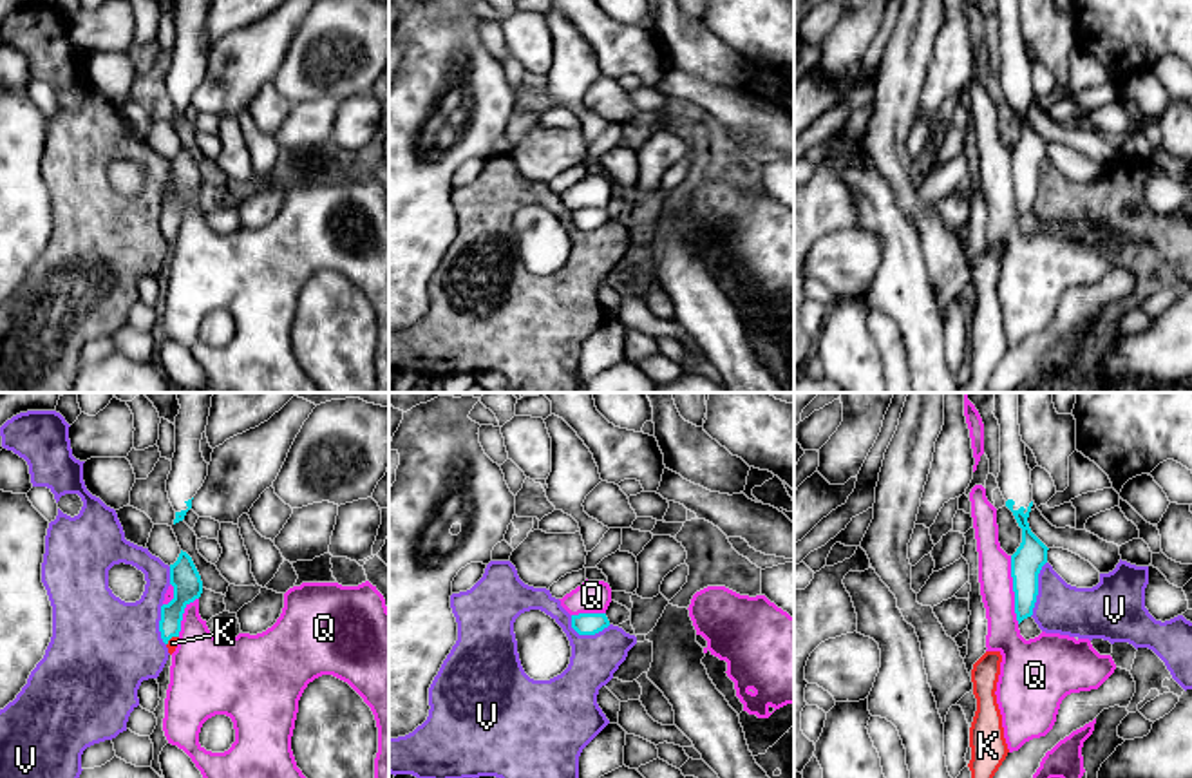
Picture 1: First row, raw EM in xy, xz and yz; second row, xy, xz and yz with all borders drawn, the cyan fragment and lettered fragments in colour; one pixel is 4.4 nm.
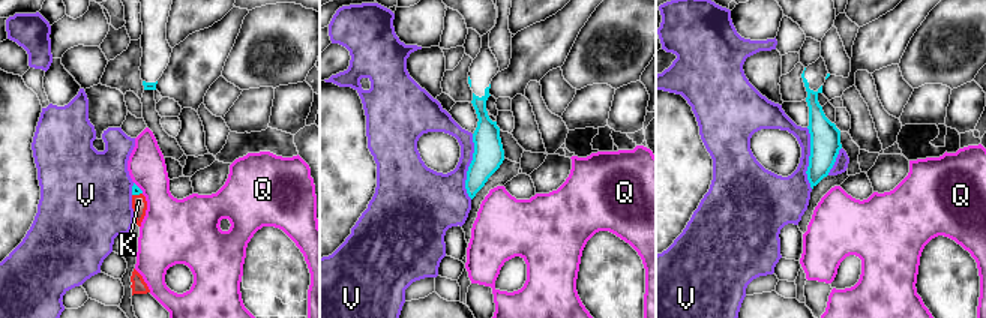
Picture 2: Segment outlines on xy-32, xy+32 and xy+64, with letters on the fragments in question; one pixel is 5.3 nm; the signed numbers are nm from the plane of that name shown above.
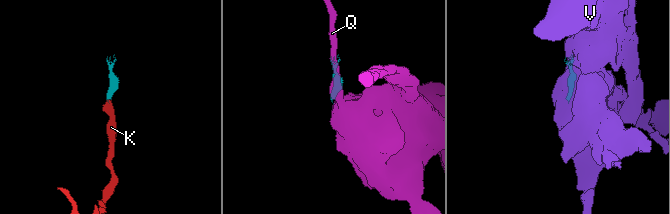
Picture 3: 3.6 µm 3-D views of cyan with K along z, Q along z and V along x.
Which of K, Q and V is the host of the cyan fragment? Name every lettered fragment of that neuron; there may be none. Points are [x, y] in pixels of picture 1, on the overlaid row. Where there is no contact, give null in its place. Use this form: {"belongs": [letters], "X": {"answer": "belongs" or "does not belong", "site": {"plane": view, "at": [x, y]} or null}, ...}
{"belongs": ["K"], "K": {"answer": "belongs", "site": {"plane": "xy", "at": [170, 637]}}, "Q": {"answer": "does not belong", "site": {"plane": "yz", "at": [1013, 590]}}, "V": {"answer": "does not belong", "site": {"plane": "yz", "at": [1037, 588]}}}

